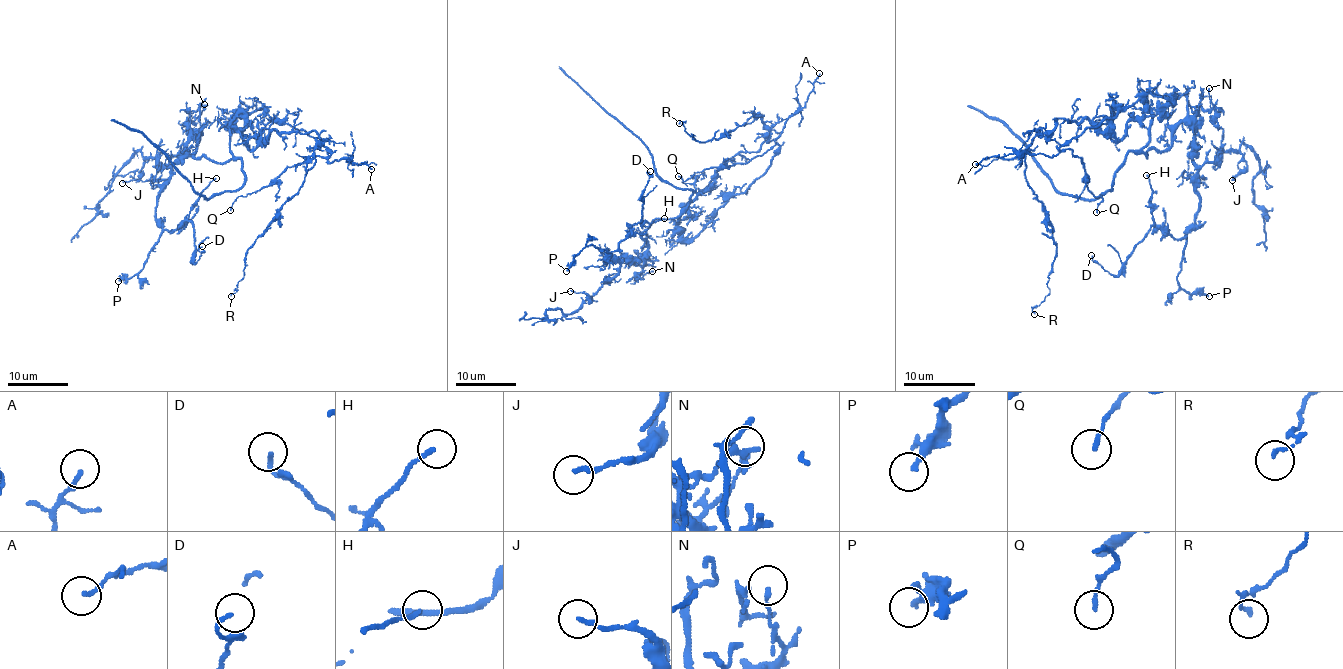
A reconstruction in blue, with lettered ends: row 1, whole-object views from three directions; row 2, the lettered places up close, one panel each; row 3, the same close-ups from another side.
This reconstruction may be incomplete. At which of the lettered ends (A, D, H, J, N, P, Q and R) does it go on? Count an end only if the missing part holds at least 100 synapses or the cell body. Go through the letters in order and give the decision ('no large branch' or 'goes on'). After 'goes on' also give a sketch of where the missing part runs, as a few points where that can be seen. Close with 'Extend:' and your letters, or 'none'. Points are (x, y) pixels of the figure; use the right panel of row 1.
A: no large branch
D: no large branch
H: no large branch
J: no large branch
N: no large branch
P: no large branch
Q: no large branch
R: no large branch
Extend: none

